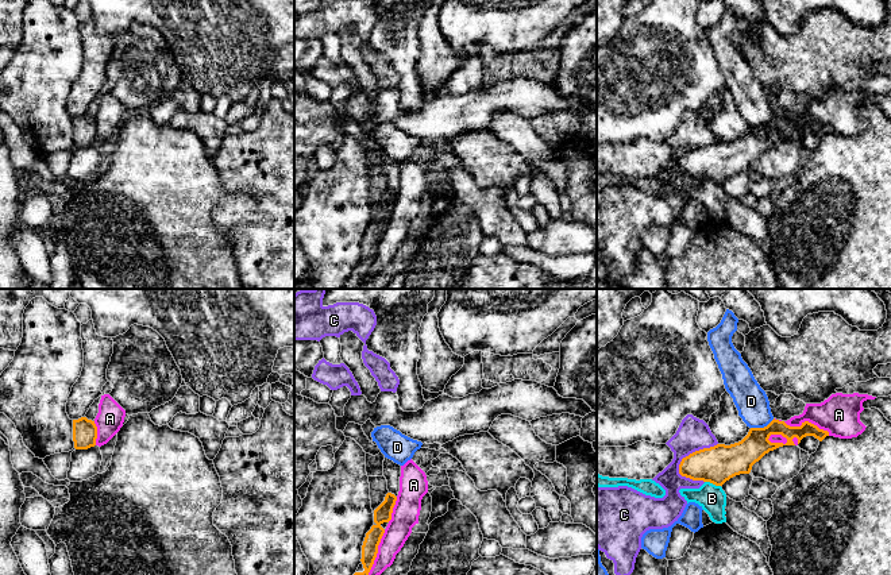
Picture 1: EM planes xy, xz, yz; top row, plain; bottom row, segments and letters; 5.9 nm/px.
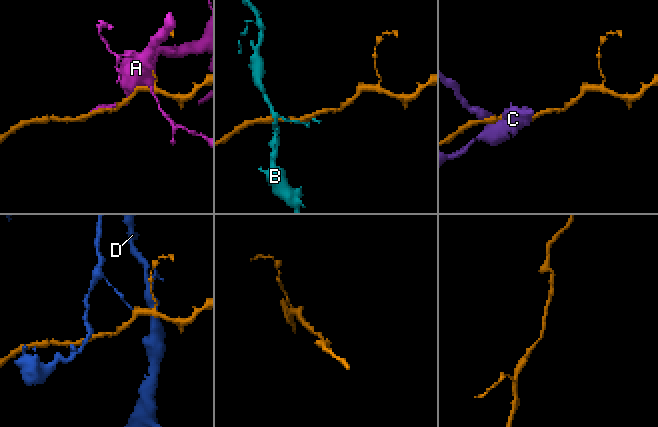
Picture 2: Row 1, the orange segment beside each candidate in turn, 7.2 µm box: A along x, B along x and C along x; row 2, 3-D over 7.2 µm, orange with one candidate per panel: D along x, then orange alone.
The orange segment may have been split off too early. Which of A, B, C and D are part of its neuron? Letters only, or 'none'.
none

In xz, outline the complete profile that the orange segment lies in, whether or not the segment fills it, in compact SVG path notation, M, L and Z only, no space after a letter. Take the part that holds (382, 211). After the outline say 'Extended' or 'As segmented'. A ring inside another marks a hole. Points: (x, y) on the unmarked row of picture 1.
M387 190L385 198L374 208L374 223L366 231L363 243L362 243L362 262L364 269L355 270L347 283L340 289L358 289L362 285L362 281L369 274L369 270L374 262L374 258L378 251L378 243L385 231L385 227L381 224L383 220L392 217L393 205L396 202L397 194L392 190Z. As segmented

